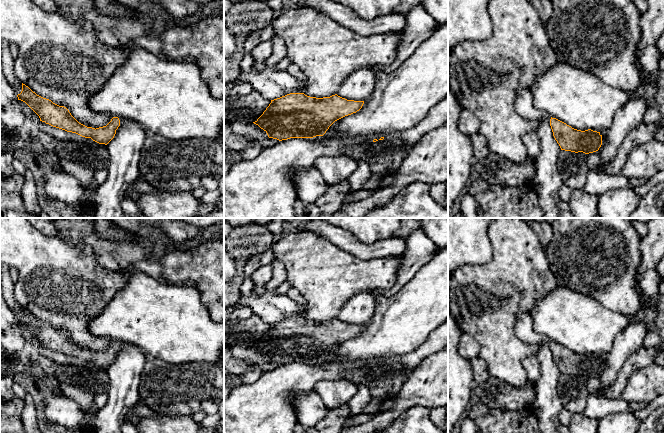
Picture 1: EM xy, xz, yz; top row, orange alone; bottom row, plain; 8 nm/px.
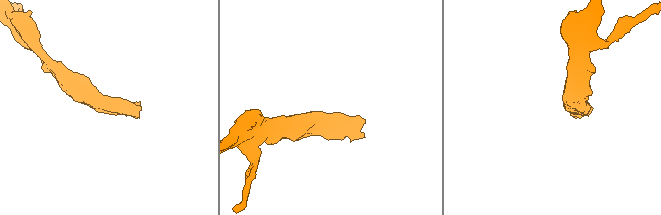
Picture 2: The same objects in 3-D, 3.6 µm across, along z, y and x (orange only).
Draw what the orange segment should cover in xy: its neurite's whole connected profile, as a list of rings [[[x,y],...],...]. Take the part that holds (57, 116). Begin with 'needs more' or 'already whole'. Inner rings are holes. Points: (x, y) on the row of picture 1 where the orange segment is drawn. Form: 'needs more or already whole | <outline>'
already whole | [[[22,83],[22,91],[17,95],[18,100],[25,102],[40,118],[53,127],[76,133],[85,138],[91,138],[99,144],[107,145],[115,136],[120,126],[118,117],[103,127],[92,128],[79,123],[64,106],[59,106],[51,100],[43,98],[33,92],[28,86]]]

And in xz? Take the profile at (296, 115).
already whole | [[[290,93],[271,100],[271,103],[254,124],[263,129],[269,138],[279,141],[290,138],[313,138],[323,136],[337,120],[356,113],[364,101],[347,100],[337,94],[330,97],[316,98],[304,93]]]

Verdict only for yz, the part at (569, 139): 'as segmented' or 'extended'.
as segmented

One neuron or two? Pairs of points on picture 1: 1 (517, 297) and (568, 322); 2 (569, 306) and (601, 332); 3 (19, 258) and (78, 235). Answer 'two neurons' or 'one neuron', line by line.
1: two neurons
2: one neuron
3: two neurons

